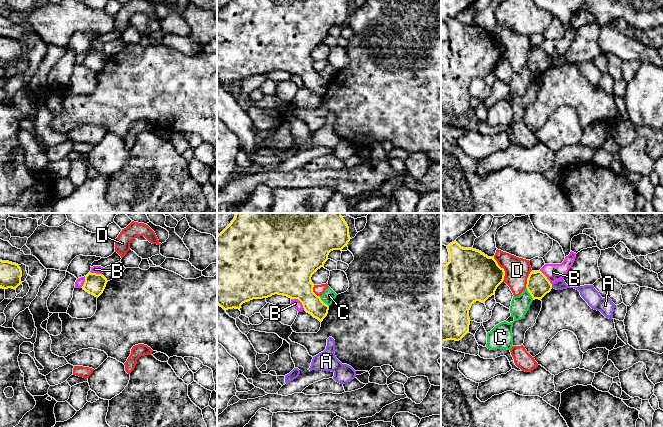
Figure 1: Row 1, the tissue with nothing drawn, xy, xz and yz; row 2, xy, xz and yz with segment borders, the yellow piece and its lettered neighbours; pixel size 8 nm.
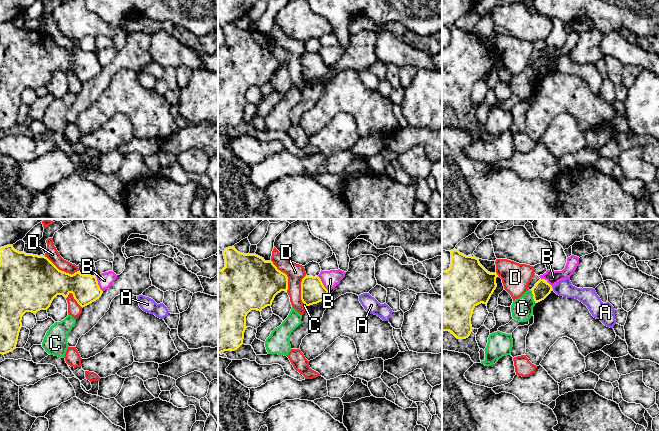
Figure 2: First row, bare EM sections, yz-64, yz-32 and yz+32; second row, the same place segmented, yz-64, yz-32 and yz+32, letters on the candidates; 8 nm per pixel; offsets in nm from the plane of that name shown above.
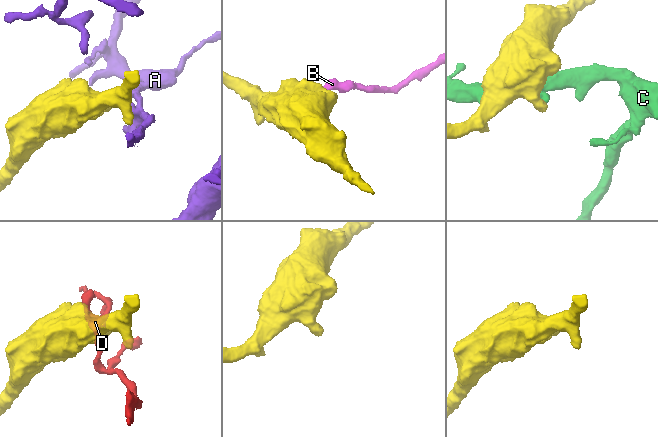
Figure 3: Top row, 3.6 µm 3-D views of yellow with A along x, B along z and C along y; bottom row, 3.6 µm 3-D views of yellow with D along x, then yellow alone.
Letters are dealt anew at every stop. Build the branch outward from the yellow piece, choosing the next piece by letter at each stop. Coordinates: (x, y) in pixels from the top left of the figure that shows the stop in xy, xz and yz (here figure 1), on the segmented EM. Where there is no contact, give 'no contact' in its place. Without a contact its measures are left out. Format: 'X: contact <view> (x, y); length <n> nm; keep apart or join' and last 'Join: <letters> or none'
A: contact yz (551, 286); length 30 nm; keep apart
B: contact xz (299, 300); length 140 nm; keep apart
C: contact yz (529, 292); length 120 nm; keep apart
D: contact yz (503, 269); length 220 nm; keep apart
Join: none

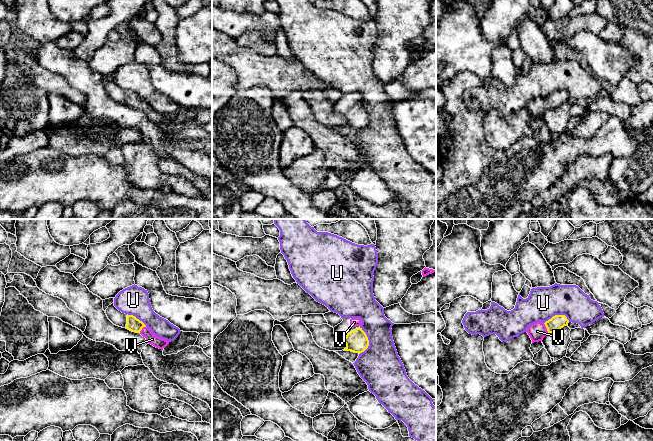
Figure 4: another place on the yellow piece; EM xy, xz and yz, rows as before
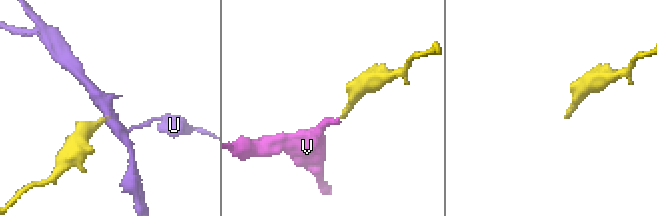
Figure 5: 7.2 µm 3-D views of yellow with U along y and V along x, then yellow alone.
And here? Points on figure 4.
U: contact xz (368, 341); length 220 nm; keep apart
V: contact yz (546, 327); length 90 nm; join
Join: V

